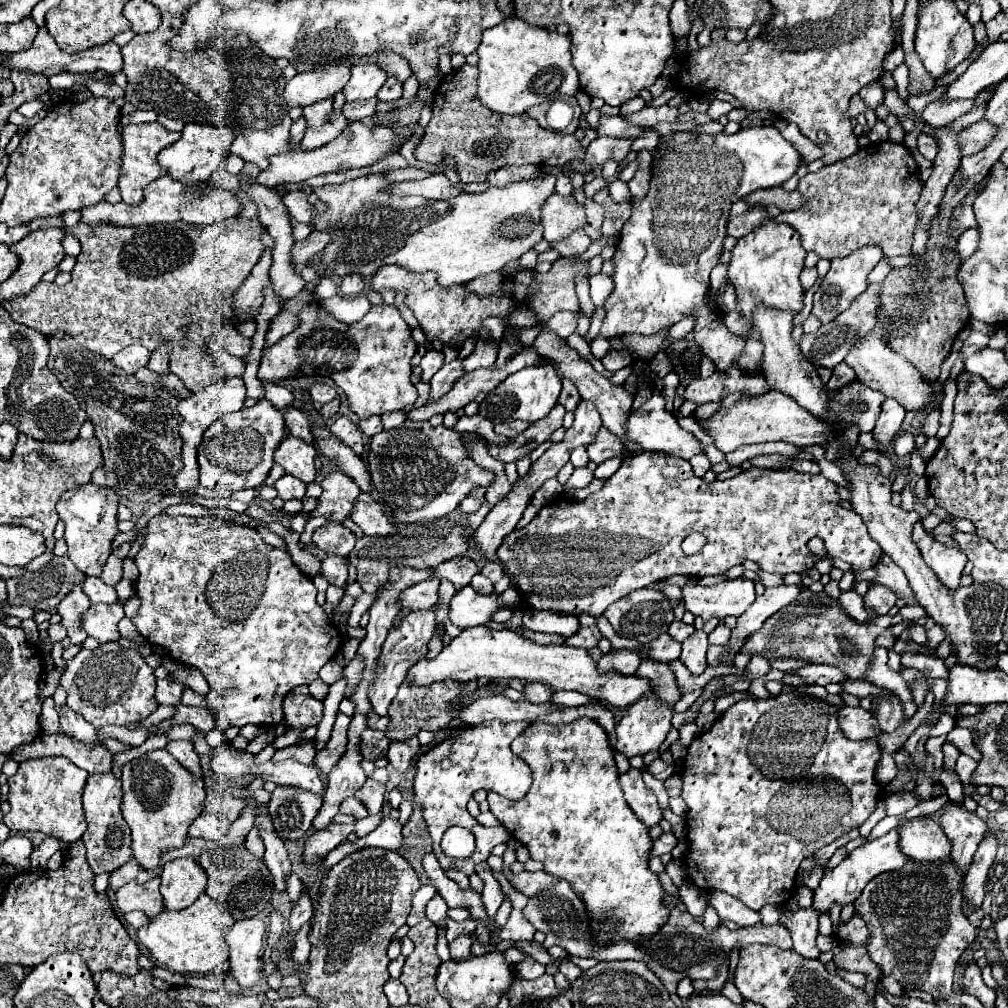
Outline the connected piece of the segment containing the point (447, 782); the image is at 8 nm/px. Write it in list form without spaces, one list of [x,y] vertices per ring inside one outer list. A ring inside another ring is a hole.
[[[490,721],[480,725],[468,725],[458,735],[450,735],[436,747],[428,749],[426,753],[418,755],[416,759],[416,775],[414,775],[414,799],[422,809],[422,817],[428,825],[430,837],[432,837],[432,849],[442,865],[442,869],[458,869],[466,875],[476,873],[476,863],[482,863],[490,857],[494,845],[506,843],[510,839],[510,833],[504,827],[482,827],[478,821],[466,811],[466,803],[472,799],[472,793],[478,789],[488,789],[517,801],[526,795],[530,789],[532,777],[530,767],[518,759],[510,751],[510,743],[528,727],[528,723],[502,723],[502,721]],[[460,825],[472,831],[476,837],[476,851],[474,855],[466,859],[450,859],[440,849],[440,837],[442,833],[452,827]]]

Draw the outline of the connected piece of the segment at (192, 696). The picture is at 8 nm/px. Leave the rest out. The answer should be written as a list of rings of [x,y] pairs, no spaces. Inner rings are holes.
[[[186,687],[184,689],[184,693],[182,693],[182,705],[196,705],[196,707],[206,707],[206,703],[204,703],[206,699],[202,697],[202,695],[198,695],[198,693],[194,693],[190,687]]]

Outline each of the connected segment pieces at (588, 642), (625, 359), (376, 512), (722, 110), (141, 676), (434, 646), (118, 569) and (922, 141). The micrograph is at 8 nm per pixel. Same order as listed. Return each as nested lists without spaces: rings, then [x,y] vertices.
[[[580,627],[580,631],[572,637],[566,639],[566,643],[570,647],[582,647],[586,651],[598,647],[598,641],[602,639],[602,633],[598,631],[598,627]]]
[[[608,351],[606,357],[602,359],[604,369],[610,373],[614,373],[614,371],[618,371],[630,363],[632,363],[632,355],[628,351]]]
[[[368,493],[358,495],[350,517],[364,531],[364,535],[392,535],[392,533],[396,533],[396,527],[384,515],[382,505]]]
[[[715,99],[710,103],[708,114],[713,120],[719,120],[722,115],[728,113],[733,108],[729,102]]]
[[[104,643],[92,651],[82,649],[68,661],[60,683],[68,691],[68,707],[78,711],[96,729],[106,725],[138,725],[158,709],[154,697],[154,669],[140,657],[140,653],[122,649],[118,643]]]
[[[440,623],[438,625],[438,629],[440,629],[440,635],[433,635],[432,639],[428,643],[428,653],[426,657],[428,659],[433,659],[438,655],[438,651],[440,651],[440,647],[442,647],[442,639],[444,639],[444,623]]]
[[[110,555],[102,569],[102,581],[106,585],[116,585],[120,579],[122,579],[122,559]]]
[[[920,133],[918,135],[918,151],[928,159],[928,161],[934,161],[936,155],[938,155],[938,139],[936,137],[930,137],[926,133]]]

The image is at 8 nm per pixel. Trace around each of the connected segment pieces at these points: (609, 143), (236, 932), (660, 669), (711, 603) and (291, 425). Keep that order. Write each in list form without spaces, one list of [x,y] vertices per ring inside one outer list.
[[[596,137],[588,149],[586,149],[586,157],[584,163],[588,165],[588,171],[594,171],[596,167],[602,167],[606,161],[614,159],[616,163],[620,163],[628,151],[630,151],[632,139],[616,139],[616,137]]]
[[[260,917],[240,919],[230,929],[226,941],[230,947],[230,971],[242,987],[252,987],[262,979],[262,947],[266,921]]]
[[[644,659],[640,663],[636,675],[652,679],[652,687],[656,689],[656,693],[654,693],[656,697],[660,697],[660,699],[664,699],[668,703],[676,703],[680,699],[680,691],[678,691],[674,673],[672,673],[672,669],[666,663]]]
[[[742,577],[734,581],[722,581],[712,587],[686,585],[682,591],[684,607],[706,620],[723,620],[727,616],[740,617],[756,599],[754,583]]]
[[[288,405],[288,407],[282,411],[282,415],[284,415],[286,425],[288,425],[288,429],[290,429],[292,435],[296,435],[296,437],[300,437],[300,439],[306,439],[306,443],[312,443],[308,421],[306,421],[306,417],[304,417],[294,405]]]

